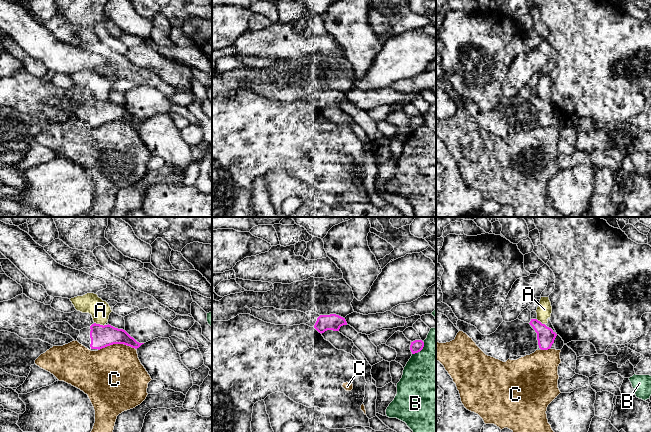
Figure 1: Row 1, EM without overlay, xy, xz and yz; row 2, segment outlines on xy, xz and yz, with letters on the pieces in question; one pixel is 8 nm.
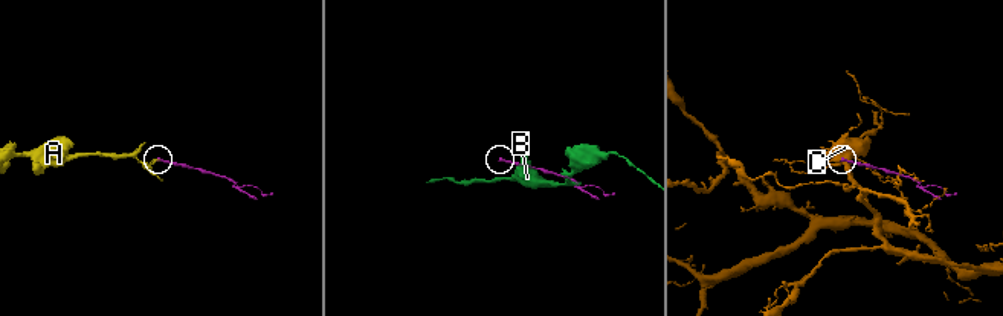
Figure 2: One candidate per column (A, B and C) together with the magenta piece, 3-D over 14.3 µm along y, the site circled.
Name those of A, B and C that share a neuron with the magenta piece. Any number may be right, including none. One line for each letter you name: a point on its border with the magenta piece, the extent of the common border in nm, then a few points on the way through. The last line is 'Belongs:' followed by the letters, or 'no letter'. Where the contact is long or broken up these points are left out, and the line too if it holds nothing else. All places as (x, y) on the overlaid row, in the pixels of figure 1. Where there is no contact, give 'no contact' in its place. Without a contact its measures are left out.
Belongs: no letter

